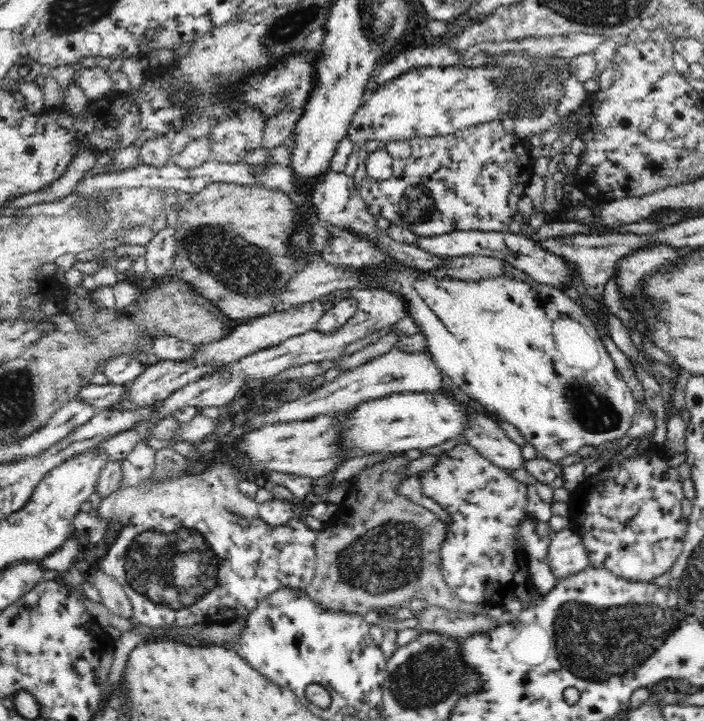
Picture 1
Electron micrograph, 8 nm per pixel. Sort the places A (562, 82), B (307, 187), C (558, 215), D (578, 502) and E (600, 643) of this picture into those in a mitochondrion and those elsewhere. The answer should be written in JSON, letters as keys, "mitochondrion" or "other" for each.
{"A":"other","B":"other","C":"other","D":"other","E":"mitochondrion"}

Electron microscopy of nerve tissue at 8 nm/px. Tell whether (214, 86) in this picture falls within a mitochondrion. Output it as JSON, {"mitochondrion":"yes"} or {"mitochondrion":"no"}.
{"mitochondrion":"yes"}

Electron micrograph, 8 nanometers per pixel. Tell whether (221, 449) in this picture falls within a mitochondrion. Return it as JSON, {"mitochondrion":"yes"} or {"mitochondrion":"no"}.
{"mitochondrion":"no"}

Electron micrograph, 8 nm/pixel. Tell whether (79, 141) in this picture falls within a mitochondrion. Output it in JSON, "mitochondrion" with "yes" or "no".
{"mitochondrion":"no"}

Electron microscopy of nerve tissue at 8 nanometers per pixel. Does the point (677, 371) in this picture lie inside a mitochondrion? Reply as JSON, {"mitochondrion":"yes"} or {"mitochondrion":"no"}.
{"mitochondrion":"no"}

